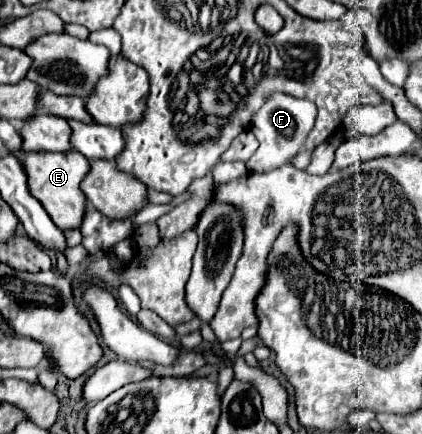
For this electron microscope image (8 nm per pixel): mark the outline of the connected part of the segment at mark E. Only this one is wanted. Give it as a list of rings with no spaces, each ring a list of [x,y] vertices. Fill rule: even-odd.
[[[71,150],[69,154],[23,154],[21,152],[17,154],[17,158],[25,162],[31,194],[41,200],[41,204],[45,206],[51,220],[59,226],[59,230],[79,228],[87,206],[87,198],[79,184],[89,172],[89,160],[77,150]]]

